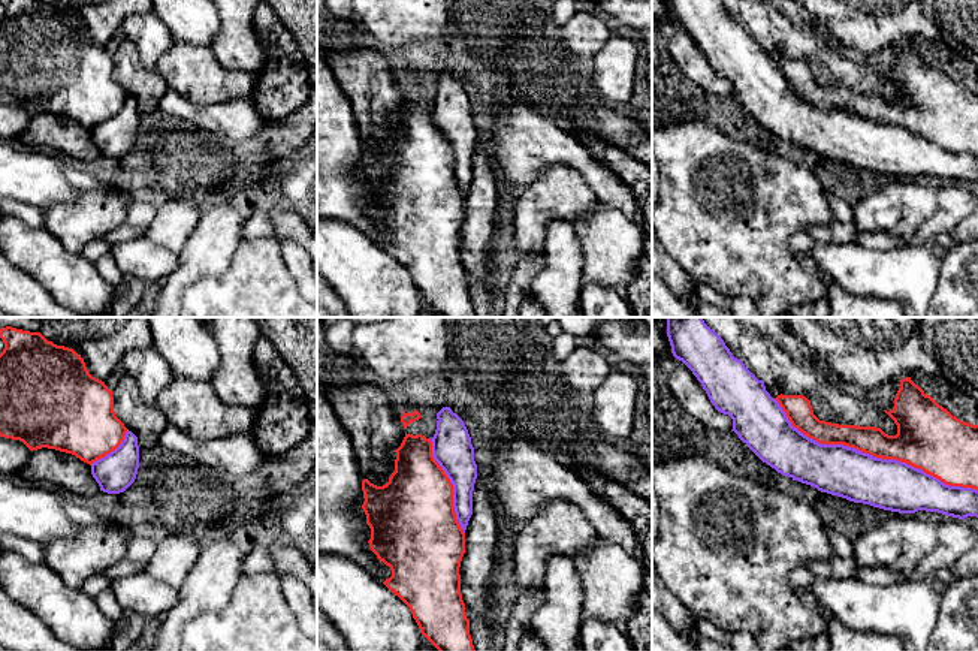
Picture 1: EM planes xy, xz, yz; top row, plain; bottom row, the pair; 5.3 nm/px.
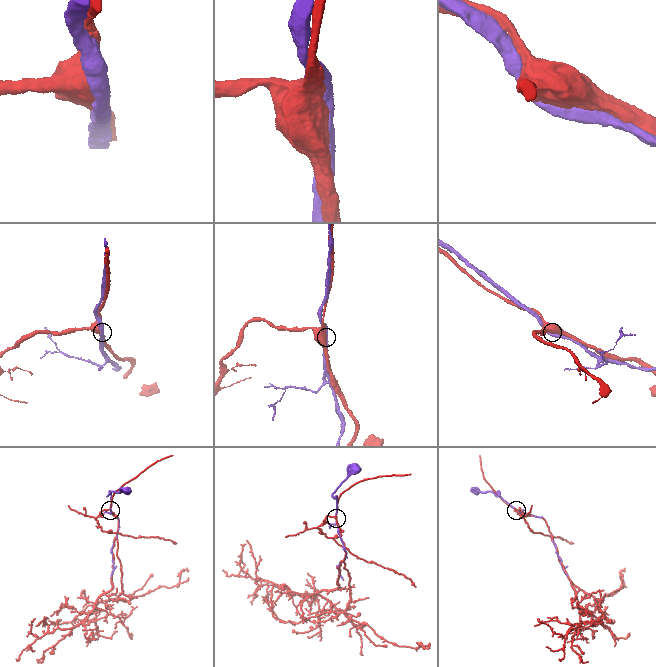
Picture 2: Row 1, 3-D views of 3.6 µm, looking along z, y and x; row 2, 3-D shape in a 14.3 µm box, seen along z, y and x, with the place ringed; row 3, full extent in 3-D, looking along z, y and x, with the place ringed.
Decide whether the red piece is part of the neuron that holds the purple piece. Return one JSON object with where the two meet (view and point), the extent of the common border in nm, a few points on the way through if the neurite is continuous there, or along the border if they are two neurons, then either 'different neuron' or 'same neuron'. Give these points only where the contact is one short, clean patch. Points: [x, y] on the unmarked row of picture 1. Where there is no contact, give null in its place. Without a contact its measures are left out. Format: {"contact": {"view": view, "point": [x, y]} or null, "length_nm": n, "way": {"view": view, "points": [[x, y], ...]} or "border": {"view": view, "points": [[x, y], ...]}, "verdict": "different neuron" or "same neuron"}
{"contact": {"view": "yz", "point": [871, 120]}, "length_nm": 1200, "verdict": "same neuron"}

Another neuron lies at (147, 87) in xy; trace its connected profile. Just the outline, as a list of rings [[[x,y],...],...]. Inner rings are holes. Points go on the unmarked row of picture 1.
[[[124,37],[112,55],[112,61],[115,81],[138,102],[139,115],[157,109],[169,87],[156,70],[141,64],[133,42]]]

